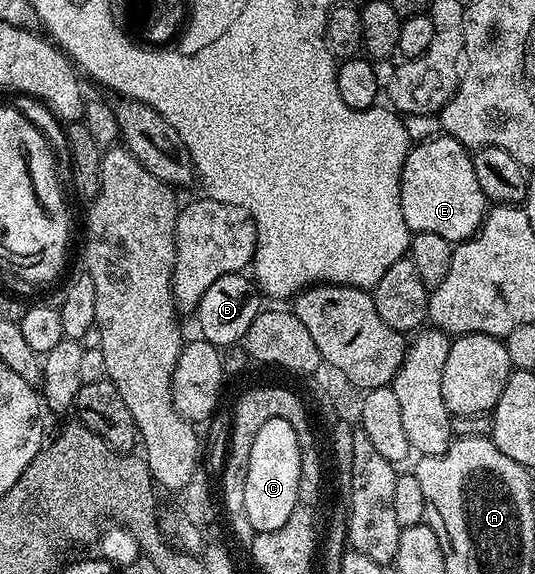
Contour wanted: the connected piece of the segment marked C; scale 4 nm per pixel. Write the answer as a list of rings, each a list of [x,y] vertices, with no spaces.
[[[272,418],[272,422],[264,422],[264,427],[256,433],[245,487],[245,509],[255,533],[280,530],[298,505],[298,483],[304,467],[302,450],[303,445],[296,438],[294,426],[284,422],[284,418]]]

